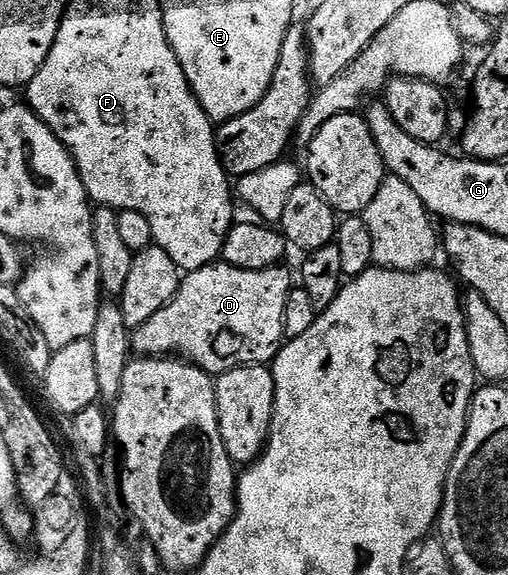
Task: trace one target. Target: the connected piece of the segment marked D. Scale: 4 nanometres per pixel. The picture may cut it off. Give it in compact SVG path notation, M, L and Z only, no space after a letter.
M216 261L210 263L208 267L186 272L182 276L179 292L175 294L173 301L169 301L165 309L153 313L153 317L149 317L145 325L134 328L134 350L143 357L180 355L186 362L194 363L212 377L224 375L227 371L238 367L270 364L285 342L283 333L285 301L293 289L291 275L285 268L286 266L280 265L260 271L246 271Z

